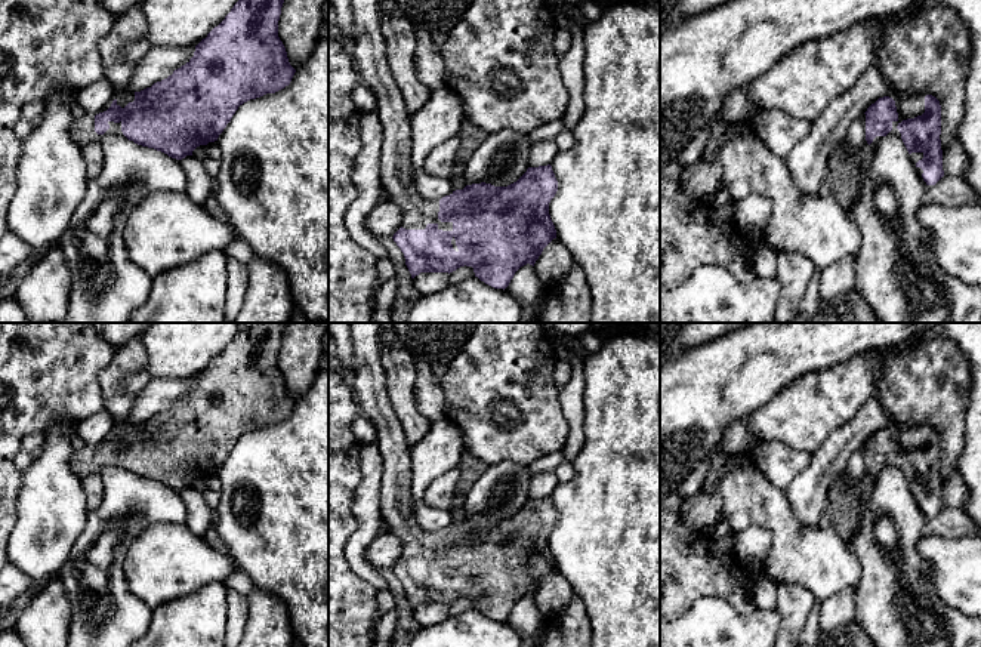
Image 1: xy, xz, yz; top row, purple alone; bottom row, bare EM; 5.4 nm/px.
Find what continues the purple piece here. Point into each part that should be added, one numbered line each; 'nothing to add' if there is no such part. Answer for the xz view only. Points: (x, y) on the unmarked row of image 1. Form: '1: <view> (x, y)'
1: xz (369, 385)

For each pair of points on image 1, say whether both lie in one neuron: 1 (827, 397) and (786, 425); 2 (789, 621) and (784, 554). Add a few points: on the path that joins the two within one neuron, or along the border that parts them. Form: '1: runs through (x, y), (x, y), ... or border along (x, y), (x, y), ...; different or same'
1: runs through (817, 403), (801, 416), (796, 416); same
2: border along (777, 585), (783, 581), (799, 582), (816, 600); different

